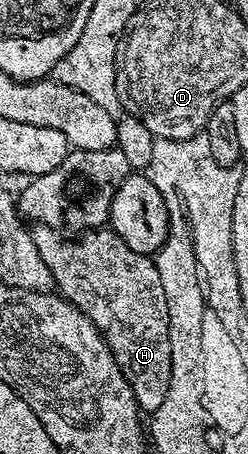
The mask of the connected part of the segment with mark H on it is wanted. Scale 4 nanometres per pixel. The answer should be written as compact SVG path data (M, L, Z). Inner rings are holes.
M34 224L32 231L36 250L40 250L40 258L44 258L44 266L48 266L54 279L54 288L63 300L77 306L96 326L116 358L124 378L128 378L128 386L132 386L139 409L146 414L160 410L172 378L172 346L168 334L168 298L164 298L164 282L160 282L157 263L151 257L136 254L136 250L128 247L128 242L121 240L106 226L87 230L81 233L80 238L67 238L43 224Z

